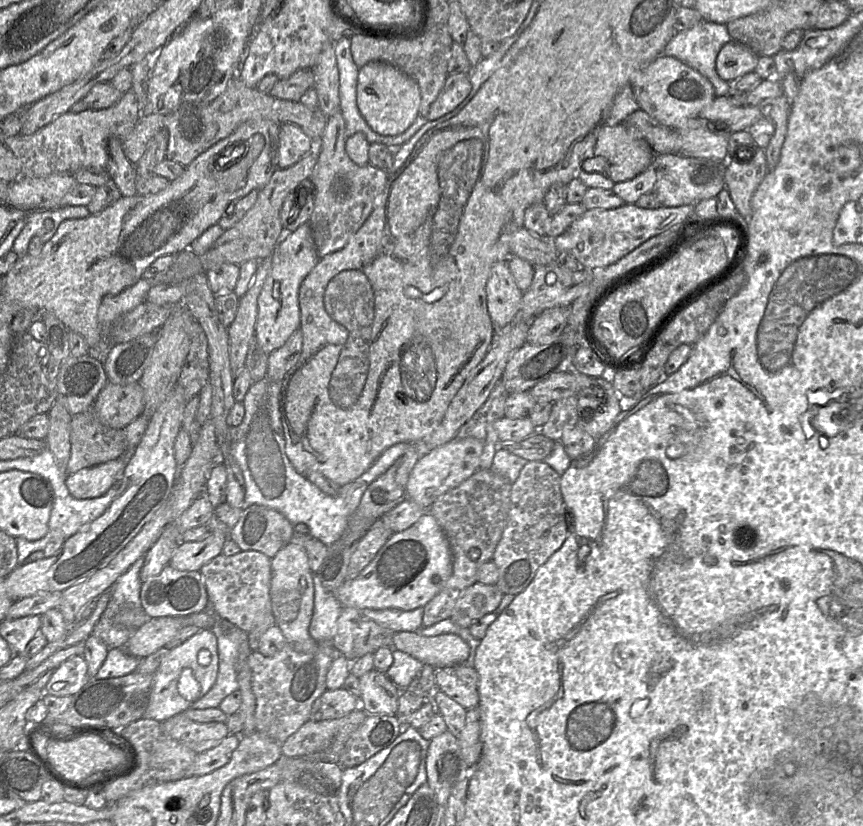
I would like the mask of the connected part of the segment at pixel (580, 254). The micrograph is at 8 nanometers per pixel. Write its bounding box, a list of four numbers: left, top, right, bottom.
[552,204,694,270]

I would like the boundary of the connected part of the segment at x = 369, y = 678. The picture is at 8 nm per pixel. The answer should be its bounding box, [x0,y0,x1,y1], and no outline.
[359,670,401,715]

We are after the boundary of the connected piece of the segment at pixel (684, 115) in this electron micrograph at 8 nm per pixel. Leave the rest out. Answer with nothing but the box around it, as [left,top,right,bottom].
[629,55,716,128]

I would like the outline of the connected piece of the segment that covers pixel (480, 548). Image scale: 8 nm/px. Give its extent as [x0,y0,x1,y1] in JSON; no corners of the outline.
[423,469,511,627]

